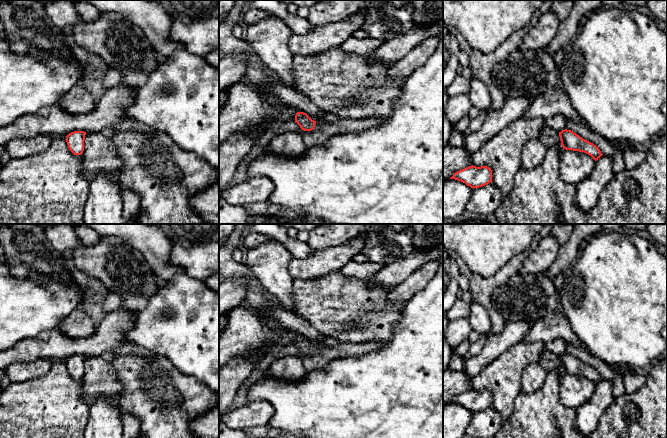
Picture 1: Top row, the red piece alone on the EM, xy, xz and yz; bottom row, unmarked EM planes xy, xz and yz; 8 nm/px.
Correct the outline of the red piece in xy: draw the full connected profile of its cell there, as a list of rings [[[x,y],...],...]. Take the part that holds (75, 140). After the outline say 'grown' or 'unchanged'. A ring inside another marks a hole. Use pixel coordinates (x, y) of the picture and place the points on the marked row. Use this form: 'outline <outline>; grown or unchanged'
outline [[[74,131],[66,136],[65,140],[68,148],[74,155],[82,155],[84,151],[85,135],[86,132],[84,131]]]; unchanged

